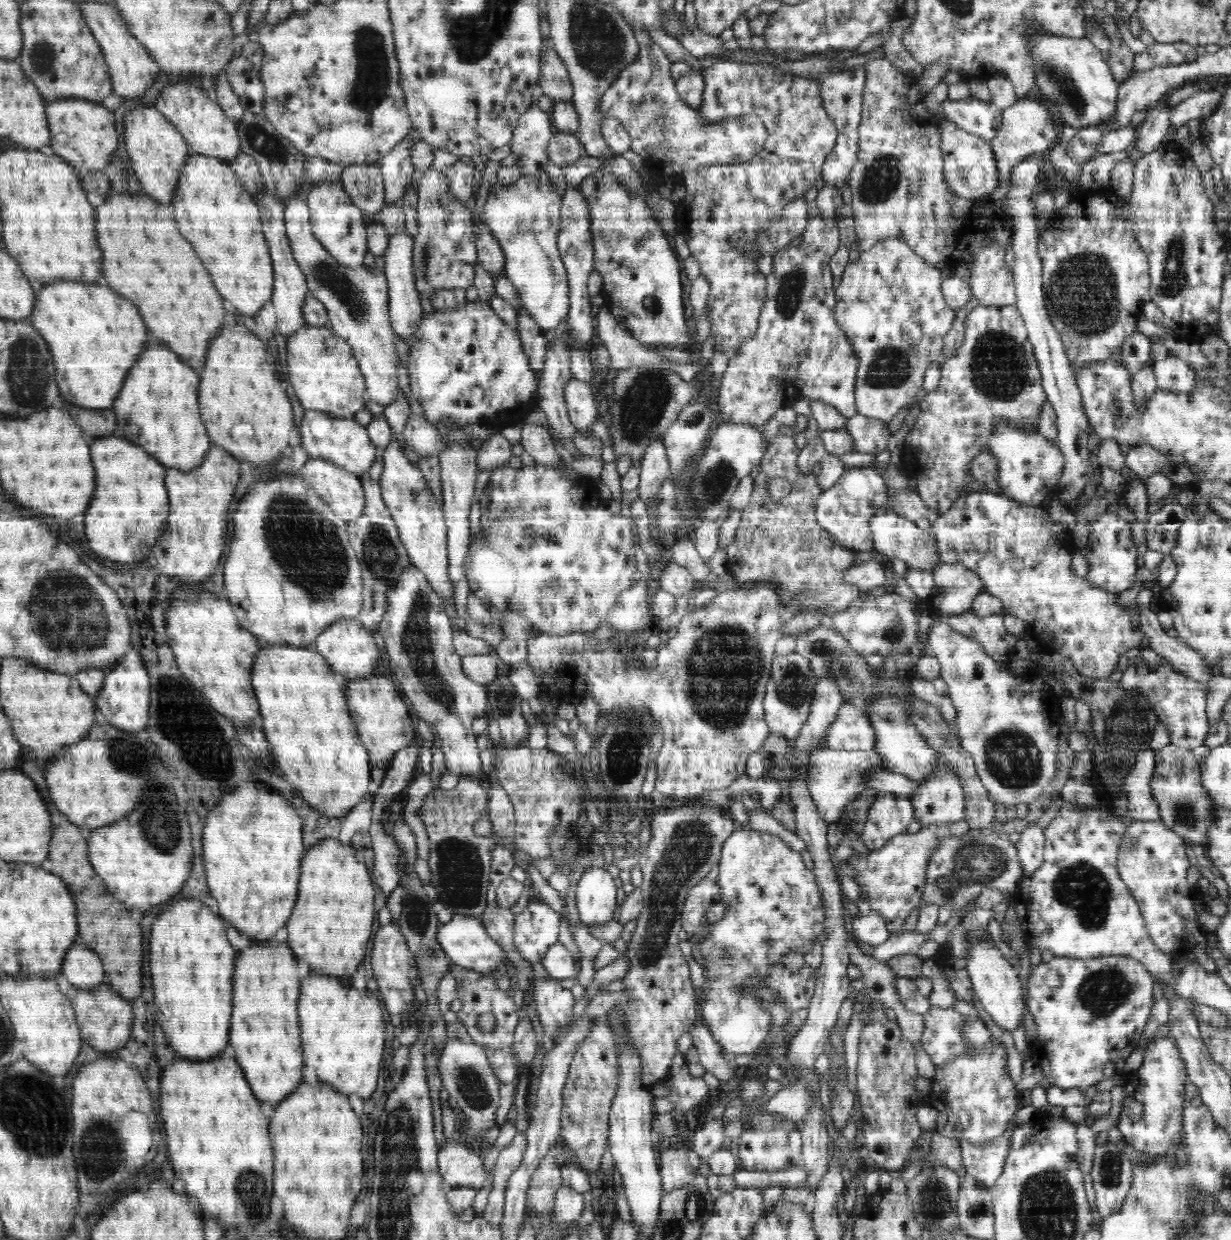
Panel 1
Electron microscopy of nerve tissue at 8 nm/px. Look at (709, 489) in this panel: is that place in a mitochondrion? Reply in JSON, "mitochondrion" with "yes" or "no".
{"mitochondrion":"yes"}

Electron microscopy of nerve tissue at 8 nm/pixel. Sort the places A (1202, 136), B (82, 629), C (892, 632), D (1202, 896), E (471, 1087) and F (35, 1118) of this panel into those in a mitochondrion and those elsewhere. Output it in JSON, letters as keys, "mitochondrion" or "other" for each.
{"A":"other","B":"mitochondrion","C":"mitochondrion","D":"other","E":"mitochondrion","F":"mitochondrion"}

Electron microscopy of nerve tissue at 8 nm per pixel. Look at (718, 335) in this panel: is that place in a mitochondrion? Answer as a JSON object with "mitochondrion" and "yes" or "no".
{"mitochondrion":"no"}

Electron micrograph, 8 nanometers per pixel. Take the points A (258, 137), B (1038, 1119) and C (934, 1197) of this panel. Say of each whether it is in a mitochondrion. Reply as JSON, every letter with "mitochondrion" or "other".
{"A":"mitochondrion","B":"other","C":"mitochondrion"}

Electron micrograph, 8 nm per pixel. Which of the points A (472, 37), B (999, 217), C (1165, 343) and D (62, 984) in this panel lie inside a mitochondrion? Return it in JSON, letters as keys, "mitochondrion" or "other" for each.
{"A":"mitochondrion","B":"other","C":"other","D":"other"}

